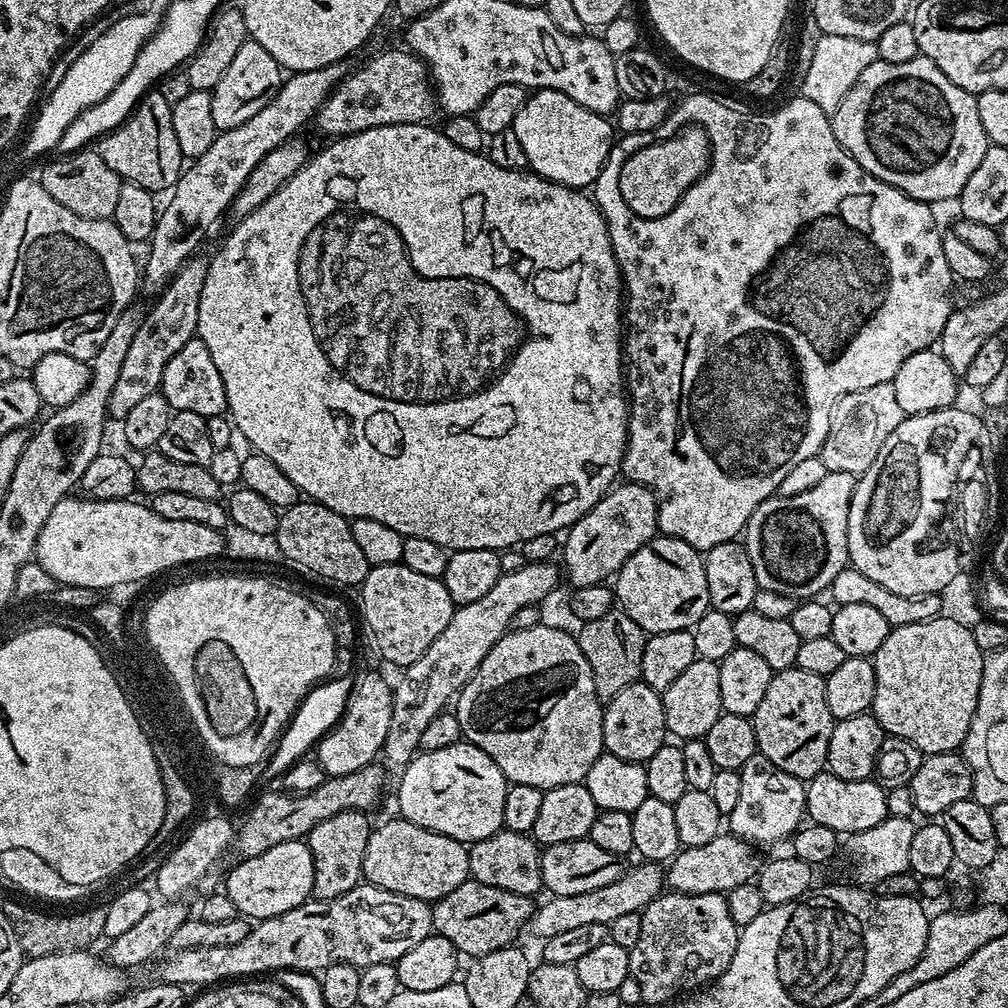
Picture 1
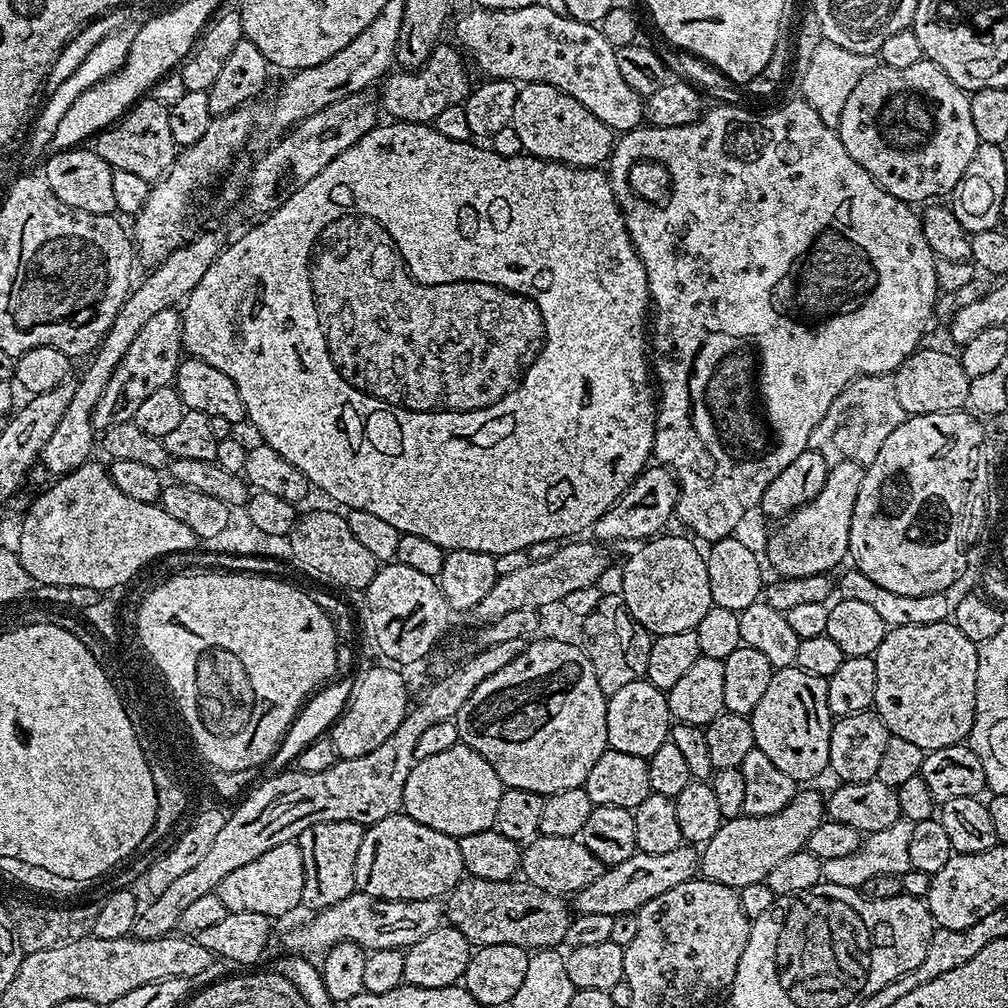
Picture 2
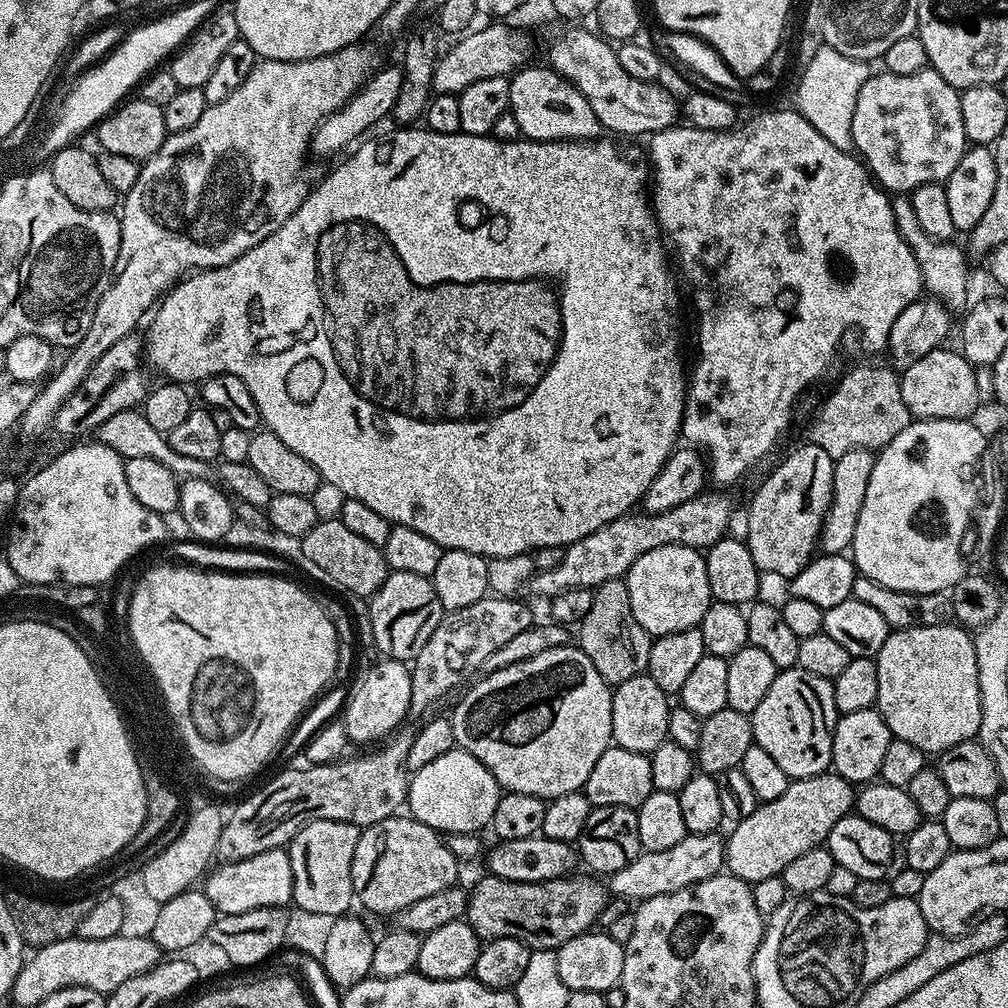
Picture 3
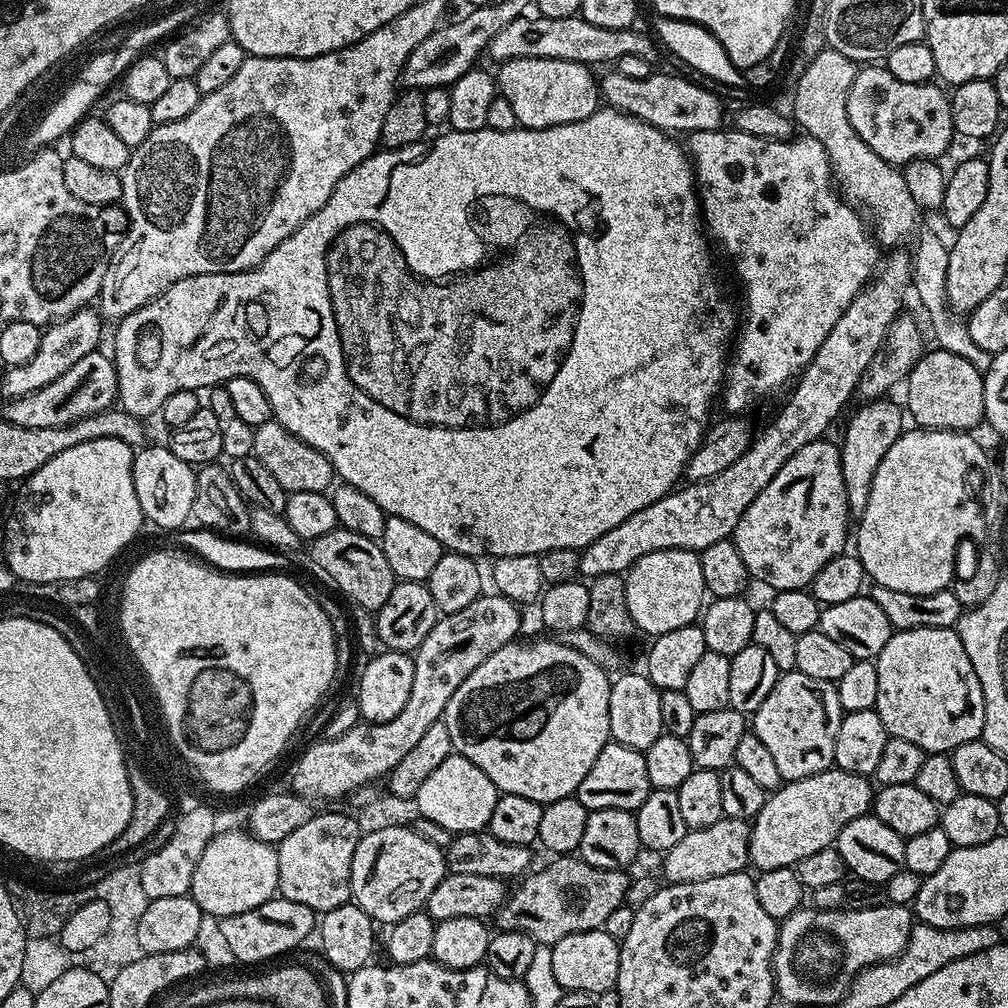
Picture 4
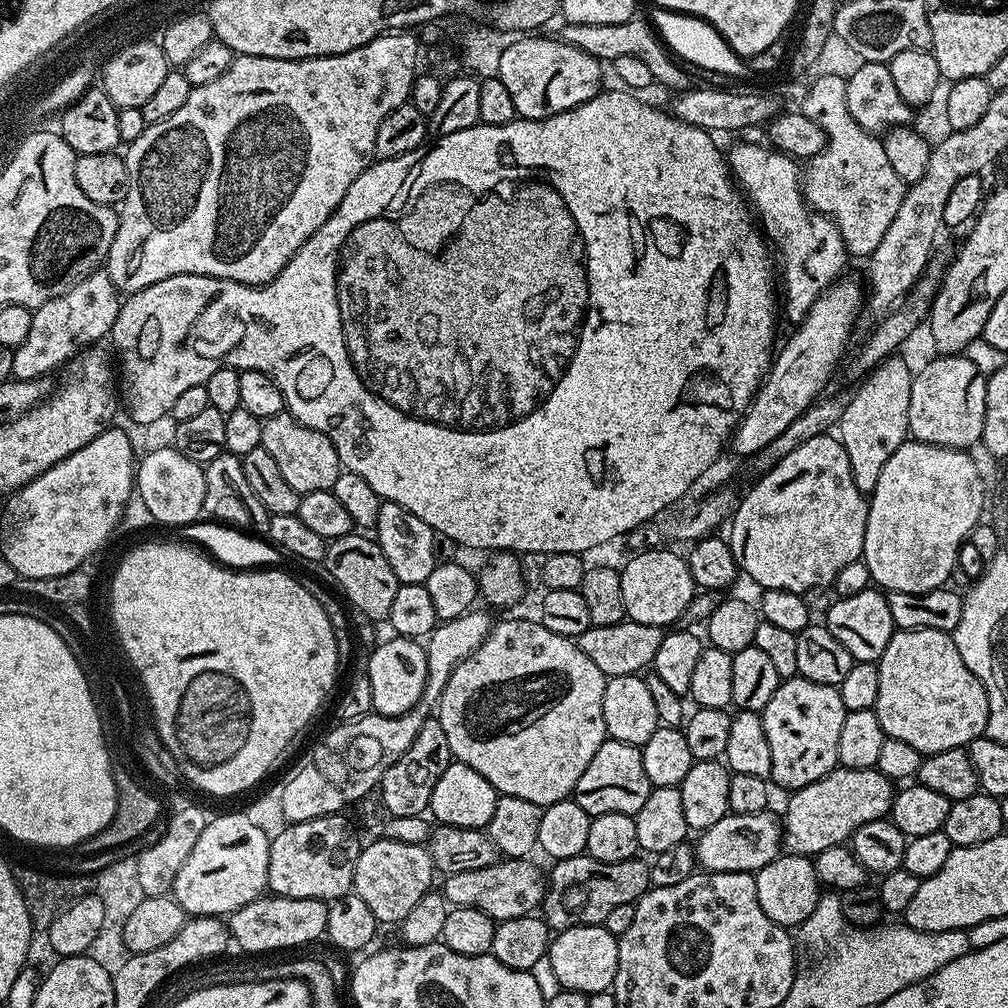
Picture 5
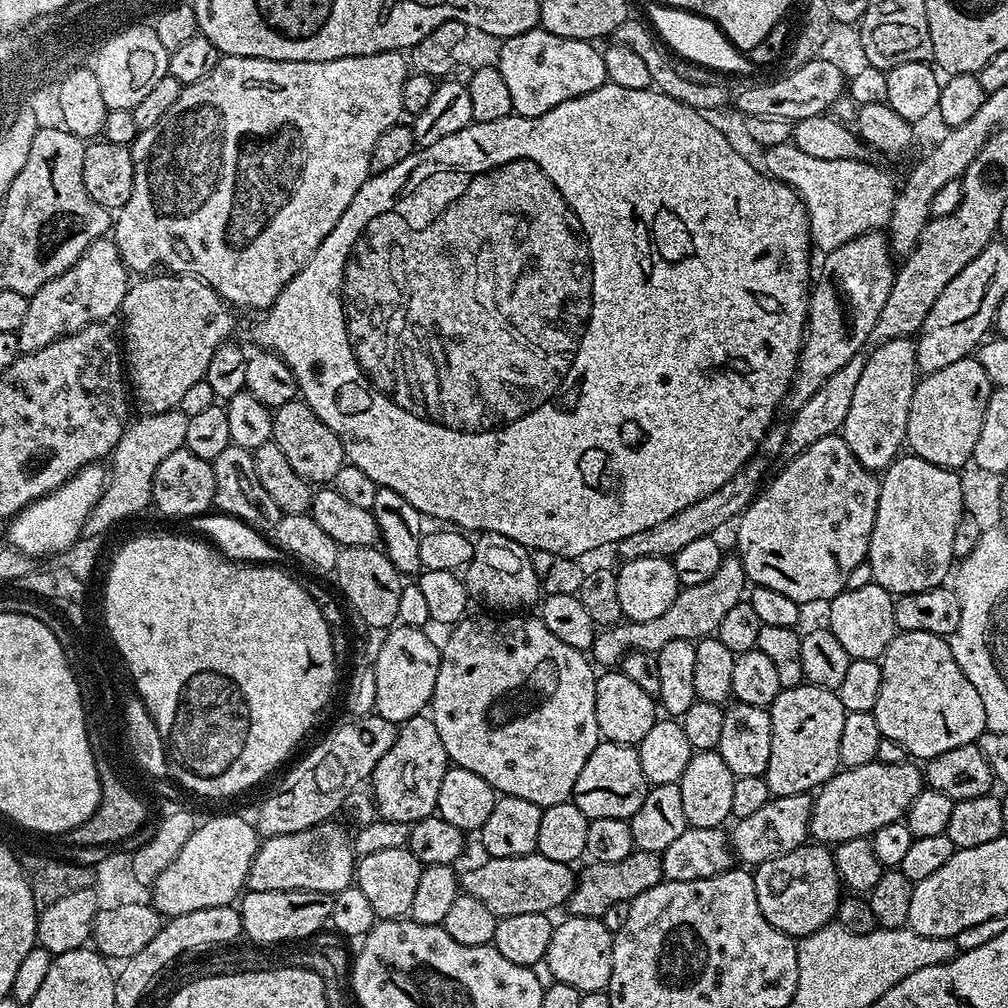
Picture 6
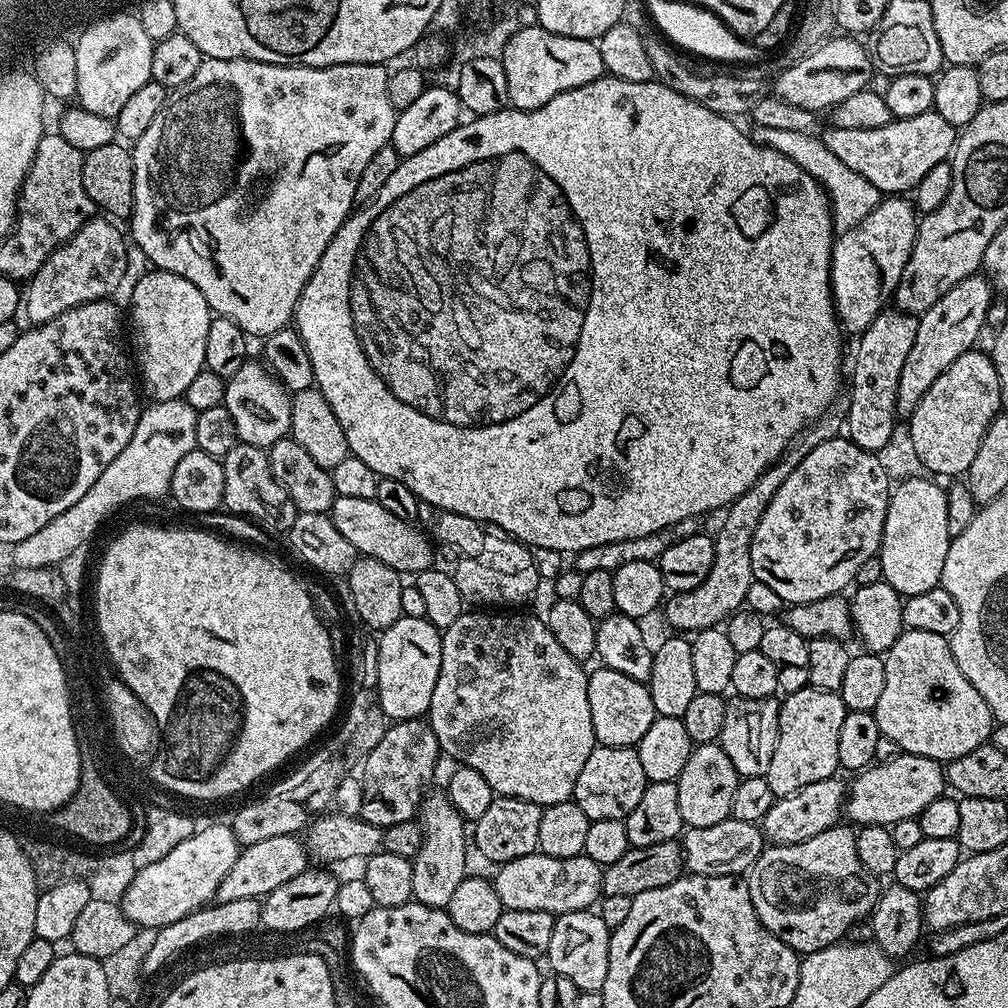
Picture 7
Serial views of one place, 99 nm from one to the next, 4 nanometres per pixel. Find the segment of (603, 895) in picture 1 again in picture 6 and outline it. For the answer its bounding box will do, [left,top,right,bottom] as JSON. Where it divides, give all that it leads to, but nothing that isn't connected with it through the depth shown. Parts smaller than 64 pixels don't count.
[730,794,813,866]

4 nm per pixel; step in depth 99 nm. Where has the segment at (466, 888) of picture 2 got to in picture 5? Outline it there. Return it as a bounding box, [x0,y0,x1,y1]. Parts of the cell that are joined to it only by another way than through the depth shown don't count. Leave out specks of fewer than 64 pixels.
[542,854,651,930]

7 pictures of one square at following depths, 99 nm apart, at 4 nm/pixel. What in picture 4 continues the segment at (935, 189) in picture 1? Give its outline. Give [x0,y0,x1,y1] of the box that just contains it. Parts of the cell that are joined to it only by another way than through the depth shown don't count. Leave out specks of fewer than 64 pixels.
[846,66,954,166]

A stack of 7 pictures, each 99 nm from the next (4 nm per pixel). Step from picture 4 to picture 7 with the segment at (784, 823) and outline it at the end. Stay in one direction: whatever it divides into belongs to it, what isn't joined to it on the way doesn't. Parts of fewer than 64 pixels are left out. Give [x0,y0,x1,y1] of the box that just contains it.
[846,752,946,826]

